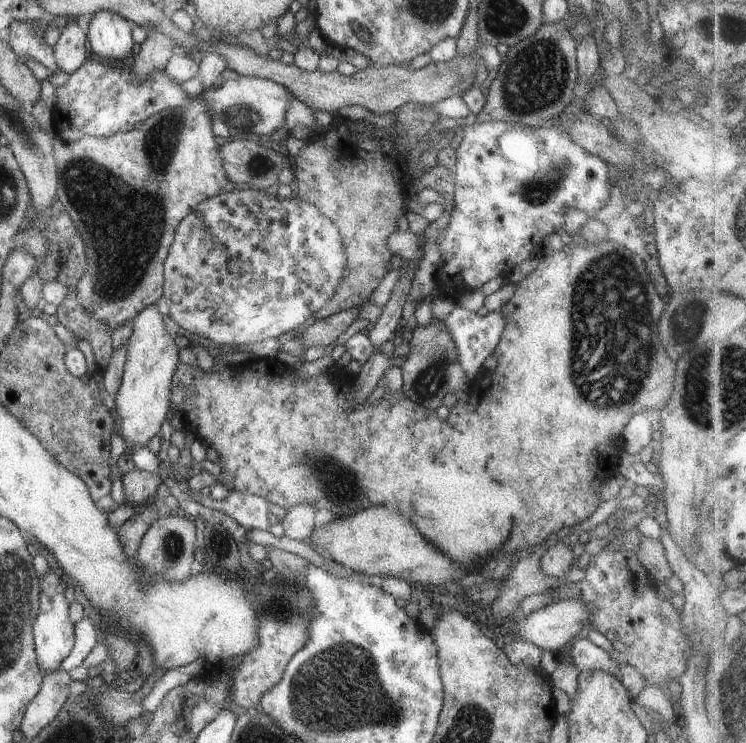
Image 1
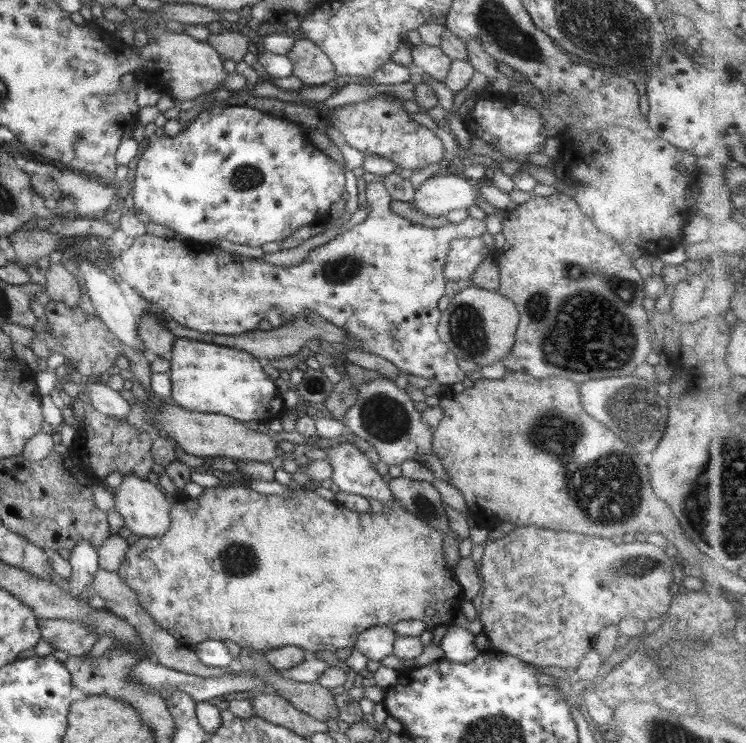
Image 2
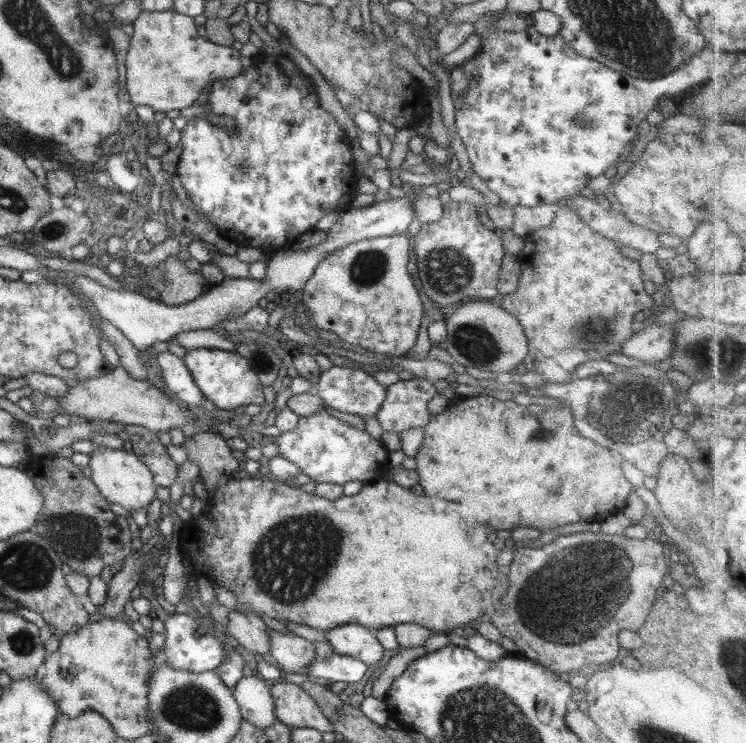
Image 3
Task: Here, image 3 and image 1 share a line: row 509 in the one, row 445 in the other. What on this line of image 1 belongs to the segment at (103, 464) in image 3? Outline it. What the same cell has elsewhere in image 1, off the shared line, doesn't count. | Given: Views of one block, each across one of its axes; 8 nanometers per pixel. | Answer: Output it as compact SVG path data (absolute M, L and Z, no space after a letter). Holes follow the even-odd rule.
M155 304L141 310L132 319L132 332L128 339L128 352L122 369L119 389L114 393L114 416L117 418L117 434L123 439L123 453L131 452L159 435L161 425L170 405L170 383L179 364L178 348L165 329L162 316Z

